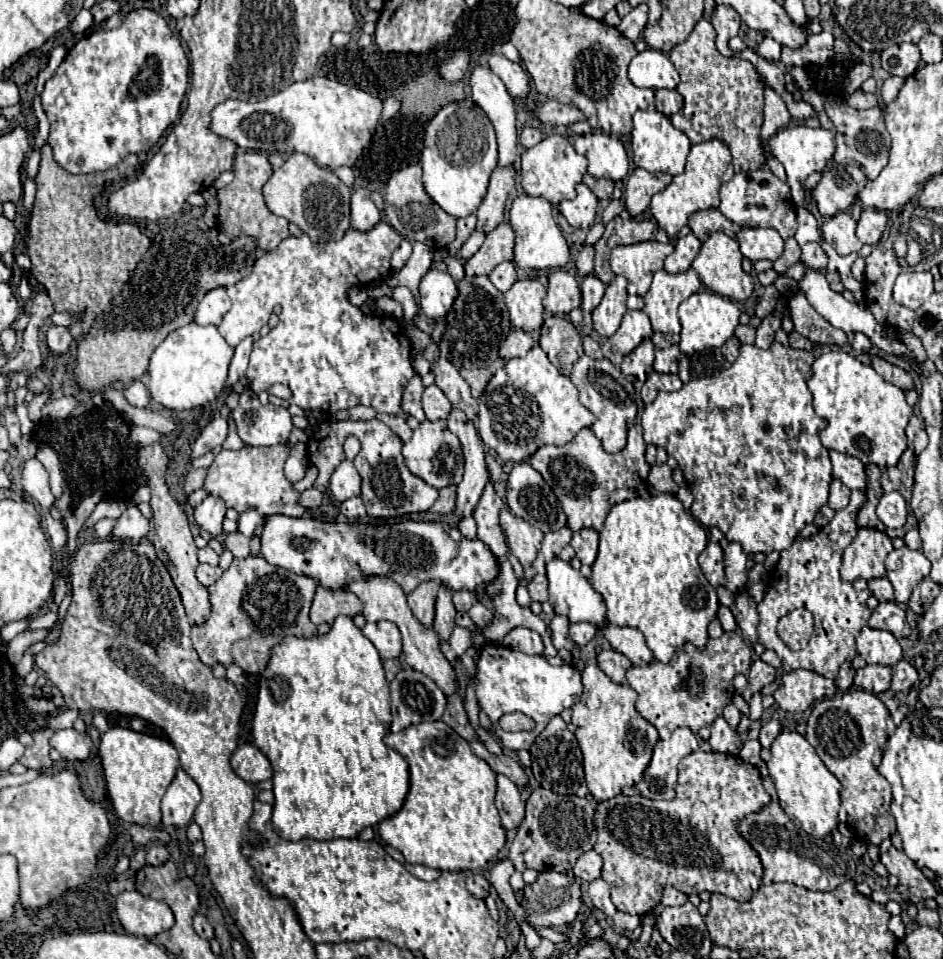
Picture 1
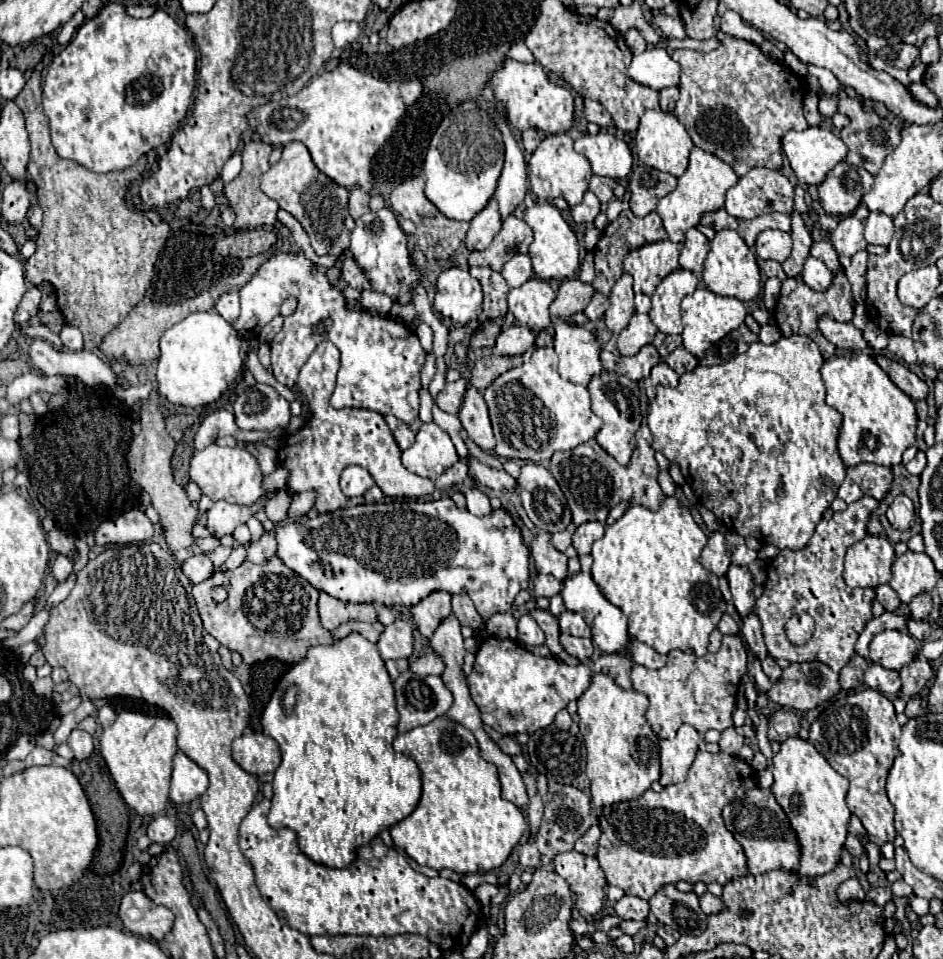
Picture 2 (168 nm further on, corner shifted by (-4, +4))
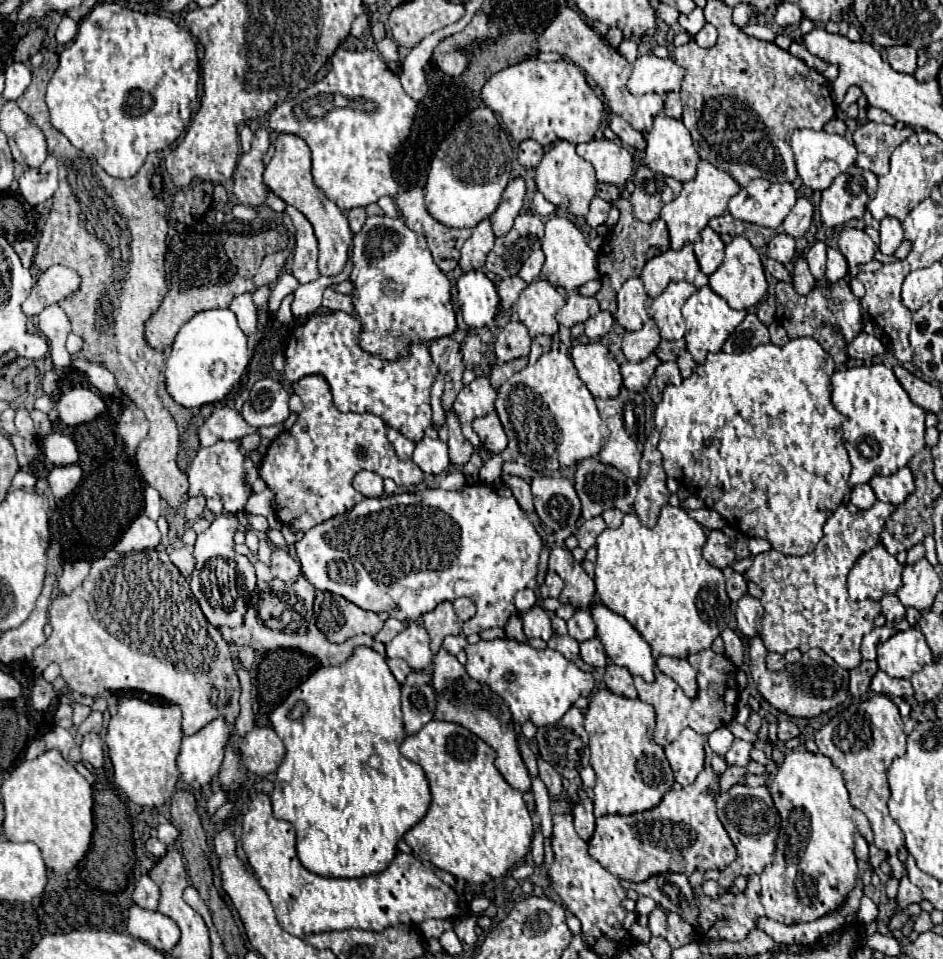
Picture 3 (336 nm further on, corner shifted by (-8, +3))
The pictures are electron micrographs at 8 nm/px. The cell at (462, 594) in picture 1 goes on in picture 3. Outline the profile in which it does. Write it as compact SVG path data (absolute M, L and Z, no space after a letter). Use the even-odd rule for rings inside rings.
M467 597L455 599L453 601L453 609L455 609L455 613L457 613L457 617L461 621L467 621L467 619L471 619L475 615L475 603L471 599L467 599Z

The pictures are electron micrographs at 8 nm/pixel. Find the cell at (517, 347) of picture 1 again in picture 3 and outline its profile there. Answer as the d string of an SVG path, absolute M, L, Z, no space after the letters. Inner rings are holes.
M509 321L495 339L497 361L507 363L517 357L527 357L529 345L531 345L531 337L529 337L525 325L521 325L521 321Z

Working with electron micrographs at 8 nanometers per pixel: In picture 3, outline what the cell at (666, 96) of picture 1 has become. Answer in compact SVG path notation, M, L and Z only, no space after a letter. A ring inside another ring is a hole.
M677 91L667 93L667 95L663 95L663 99L665 99L665 115L667 115L667 117L673 117L673 119L681 119L683 103L681 103L679 93L677 93Z

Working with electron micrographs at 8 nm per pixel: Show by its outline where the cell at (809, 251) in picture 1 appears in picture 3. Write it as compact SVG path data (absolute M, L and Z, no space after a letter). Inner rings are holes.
M829 247L829 249L827 249L827 269L825 269L825 279L829 279L829 281L833 283L833 281L843 279L847 273L849 273L849 269L847 269L847 261L845 261L843 253L841 253L839 249Z

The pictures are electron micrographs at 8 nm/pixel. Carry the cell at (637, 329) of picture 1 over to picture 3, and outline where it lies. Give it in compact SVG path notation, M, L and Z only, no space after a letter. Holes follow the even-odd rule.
M649 319L647 323L643 323L643 327L639 331L629 331L623 337L623 353L627 357L627 361L631 363L639 363L645 361L659 345L661 337L659 337L659 329L655 325L653 319Z

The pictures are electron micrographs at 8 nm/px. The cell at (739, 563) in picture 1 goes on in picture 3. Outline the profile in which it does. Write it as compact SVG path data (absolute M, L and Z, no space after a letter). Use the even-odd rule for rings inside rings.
M745 595L739 605L737 605L737 627L739 631L753 639L759 635L759 629L761 629L761 619L763 619L763 607L759 603L759 599L753 599L751 595Z

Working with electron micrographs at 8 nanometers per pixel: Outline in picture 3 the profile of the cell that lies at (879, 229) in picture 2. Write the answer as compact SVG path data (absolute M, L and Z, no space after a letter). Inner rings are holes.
M885 217L881 221L881 243L879 243L879 251L883 255L895 255L897 247L901 245L901 241L905 239L903 237L903 227L901 223L895 219L895 217Z

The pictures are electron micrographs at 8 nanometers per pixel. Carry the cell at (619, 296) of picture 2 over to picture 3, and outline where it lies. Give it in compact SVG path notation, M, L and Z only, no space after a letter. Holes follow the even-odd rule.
M631 277L629 281L625 281L621 291L617 293L617 301L619 301L619 309L615 313L615 319L627 331L637 331L649 320L645 305L647 293L639 277Z

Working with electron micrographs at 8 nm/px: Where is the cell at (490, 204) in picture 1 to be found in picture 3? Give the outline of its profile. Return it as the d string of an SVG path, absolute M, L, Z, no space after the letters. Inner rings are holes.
M483 219L475 229L471 239L465 241L463 249L461 249L461 259L459 259L459 267L463 271L473 271L473 269L481 269L485 265L485 257L489 255L489 251L493 249L493 241L495 235L491 231L491 223L489 219Z

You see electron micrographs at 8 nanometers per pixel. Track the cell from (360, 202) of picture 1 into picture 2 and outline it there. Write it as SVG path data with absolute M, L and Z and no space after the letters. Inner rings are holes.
M381 208L377 212L367 212L357 218L357 226L351 232L351 254L355 262L363 268L367 280L371 282L375 292L389 294L397 302L409 302L411 282L419 280L419 274L413 270L407 254L407 234L401 230L395 214L389 208Z

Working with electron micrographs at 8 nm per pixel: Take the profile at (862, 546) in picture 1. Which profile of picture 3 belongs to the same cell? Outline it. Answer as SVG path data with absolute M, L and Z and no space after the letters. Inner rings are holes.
M877 545L861 555L849 571L849 597L853 601L881 601L881 597L893 595L901 587L901 571L903 565L899 565L897 559L889 555L883 545Z

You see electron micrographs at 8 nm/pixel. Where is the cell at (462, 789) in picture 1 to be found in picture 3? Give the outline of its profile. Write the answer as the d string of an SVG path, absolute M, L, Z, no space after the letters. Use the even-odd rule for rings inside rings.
M433 719L419 733L405 737L401 745L401 755L423 767L433 795L427 815L403 837L403 841L413 849L415 857L433 863L435 867L455 875L457 879L463 879L473 885L485 885L493 879L505 877L507 871L527 855L535 833L533 819L527 811L523 793L513 789L503 779L503 775L493 763L495 751L485 741L481 741L477 735L457 723Z

